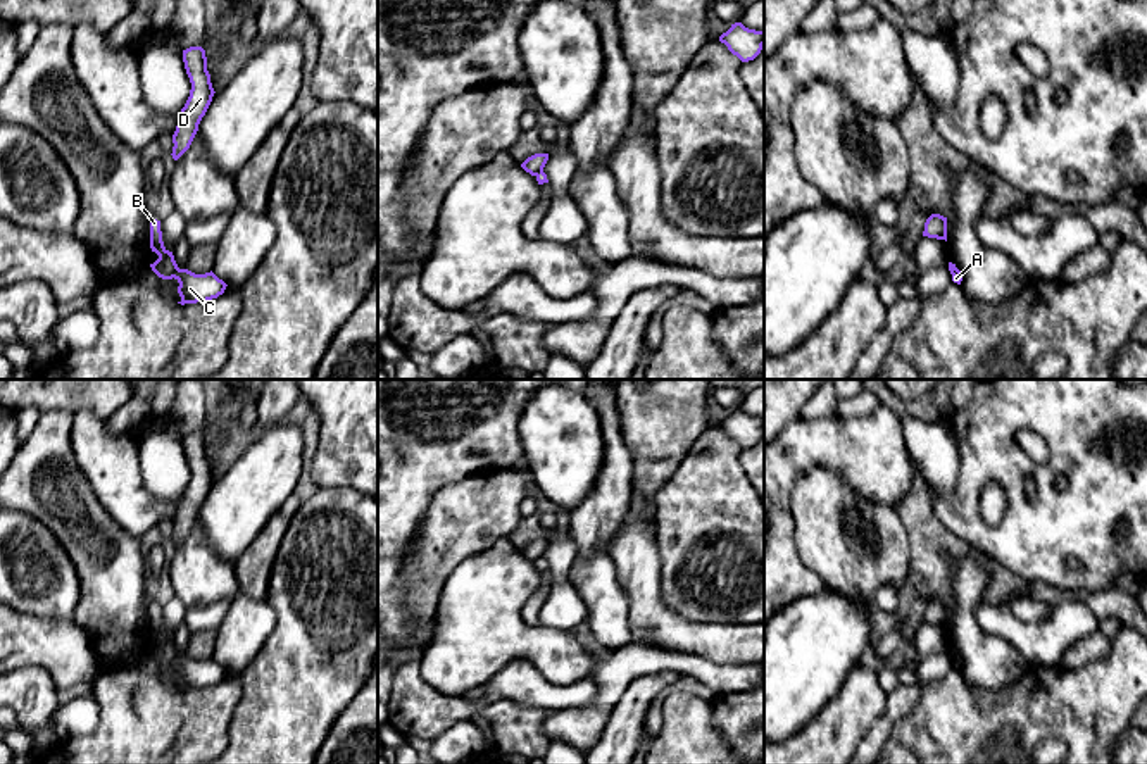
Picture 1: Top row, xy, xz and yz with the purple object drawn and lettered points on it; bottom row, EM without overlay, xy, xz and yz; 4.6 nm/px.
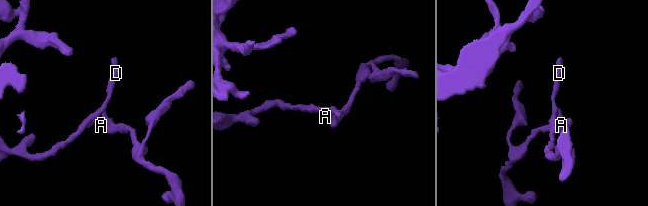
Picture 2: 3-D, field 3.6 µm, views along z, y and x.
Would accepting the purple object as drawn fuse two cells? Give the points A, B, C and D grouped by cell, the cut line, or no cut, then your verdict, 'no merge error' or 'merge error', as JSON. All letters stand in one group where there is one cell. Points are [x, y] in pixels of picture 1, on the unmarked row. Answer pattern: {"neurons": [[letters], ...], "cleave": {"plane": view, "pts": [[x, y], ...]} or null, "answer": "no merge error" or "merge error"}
{"neurons": [["A", "B", "C"], ["D"]], "cleave": {"plane": "xz", "pts": [[542, 557], [537, 563]]}, "answer": "merge error"}

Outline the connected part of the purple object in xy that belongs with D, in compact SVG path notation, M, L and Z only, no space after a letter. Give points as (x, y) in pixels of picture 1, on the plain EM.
M190 433L183 436L183 448L191 476L185 493L179 498L178 512L172 521L174 533L171 542L174 547L178 547L190 535L198 517L198 510L216 479L207 457L205 436L202 433Z

